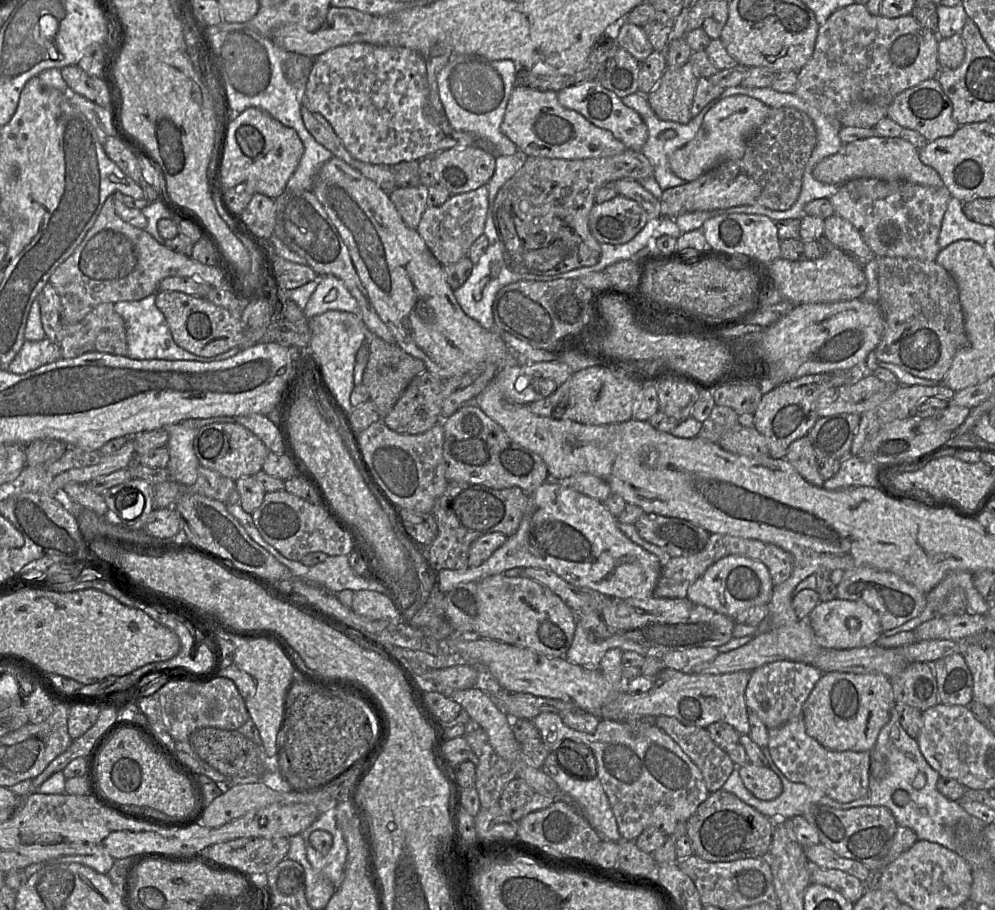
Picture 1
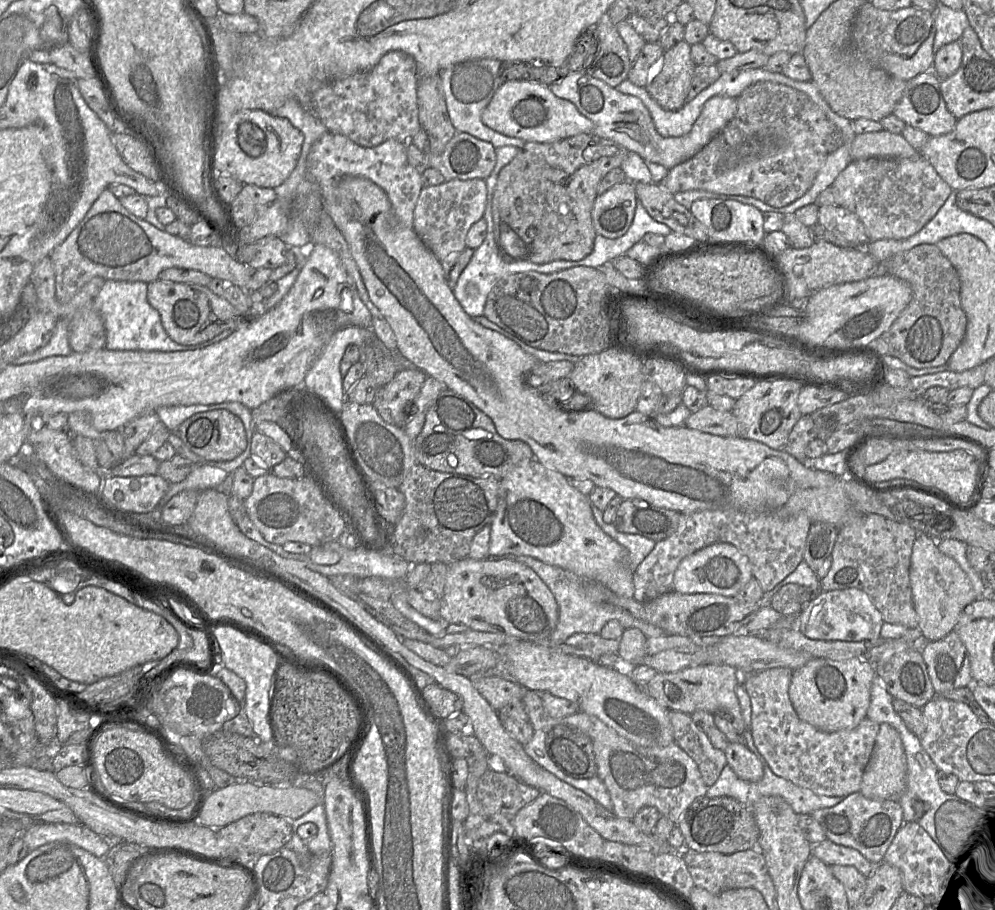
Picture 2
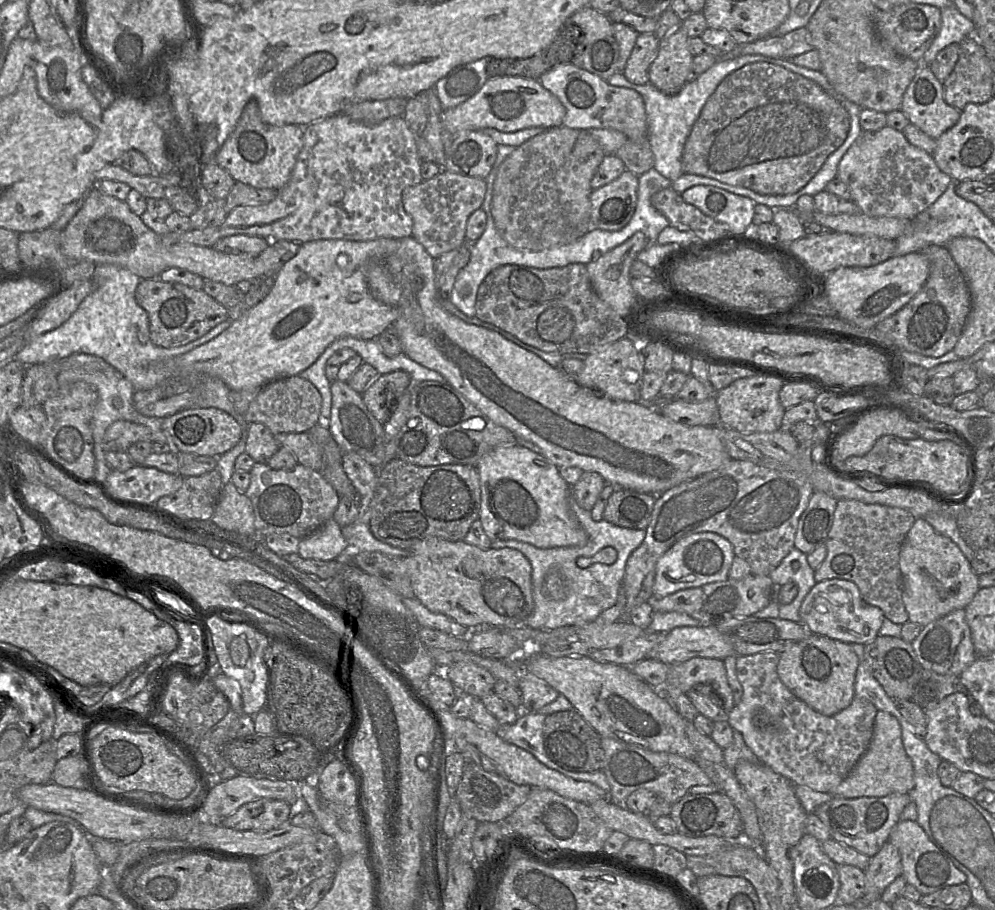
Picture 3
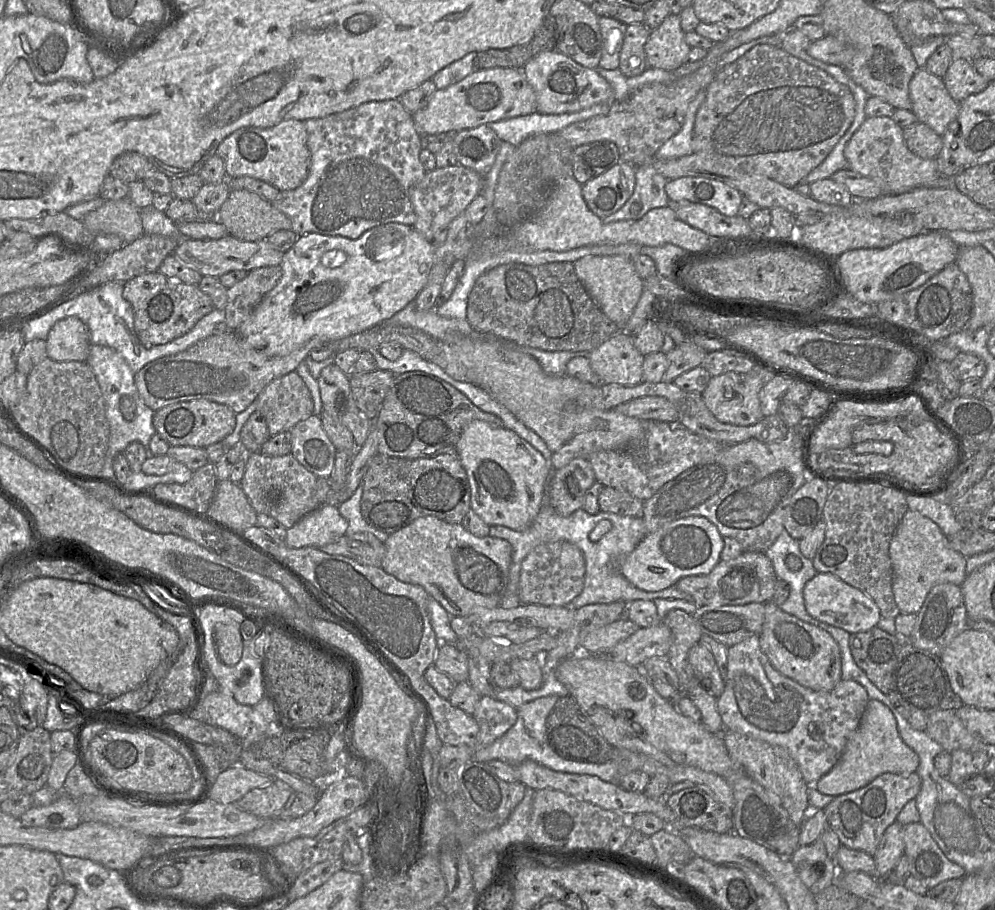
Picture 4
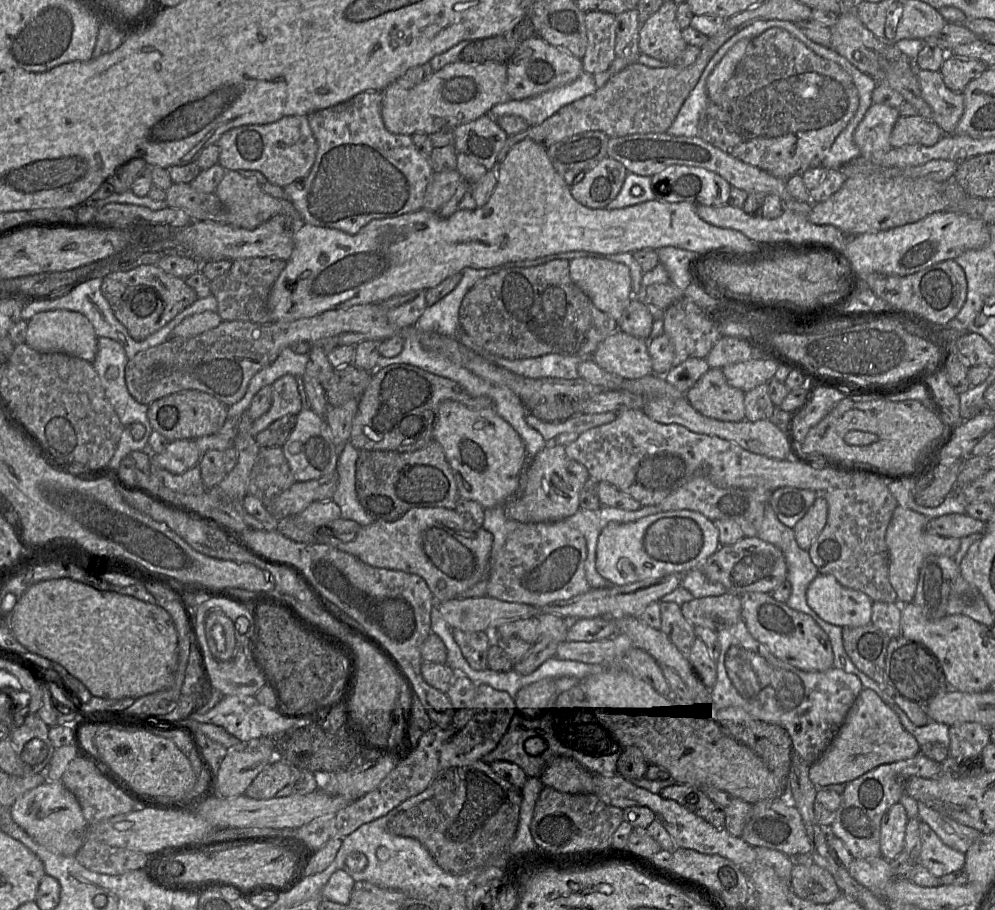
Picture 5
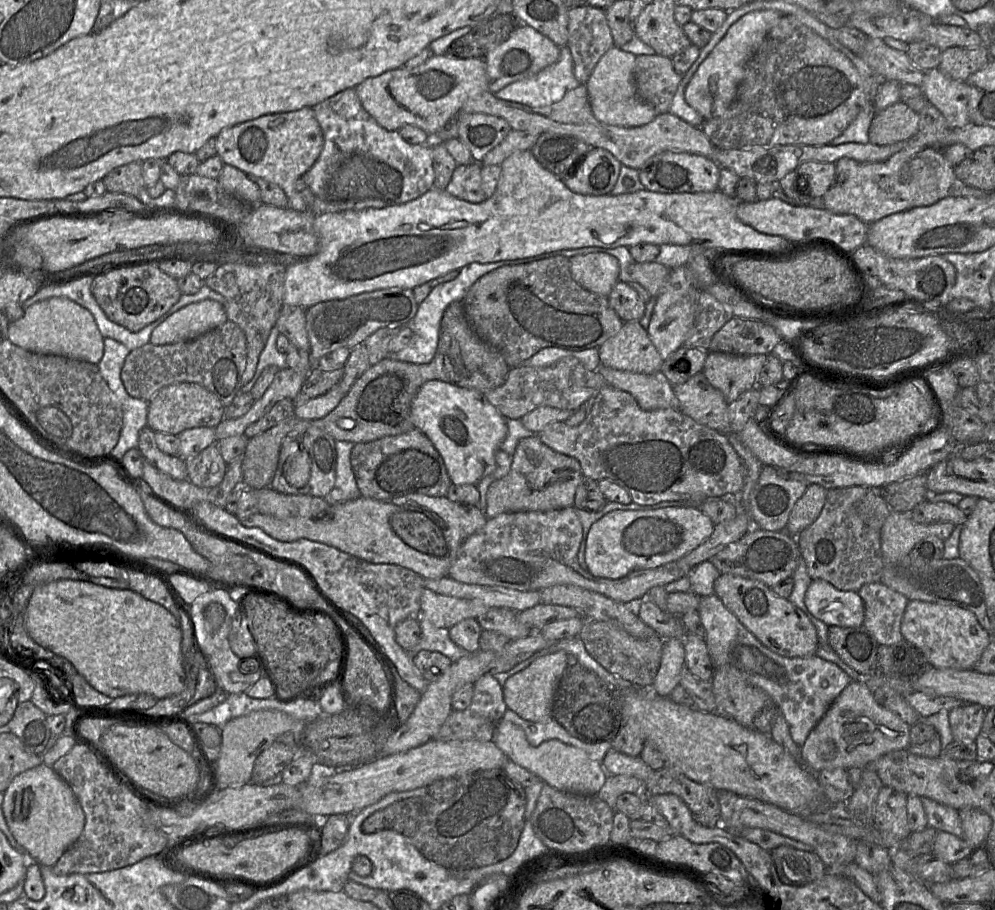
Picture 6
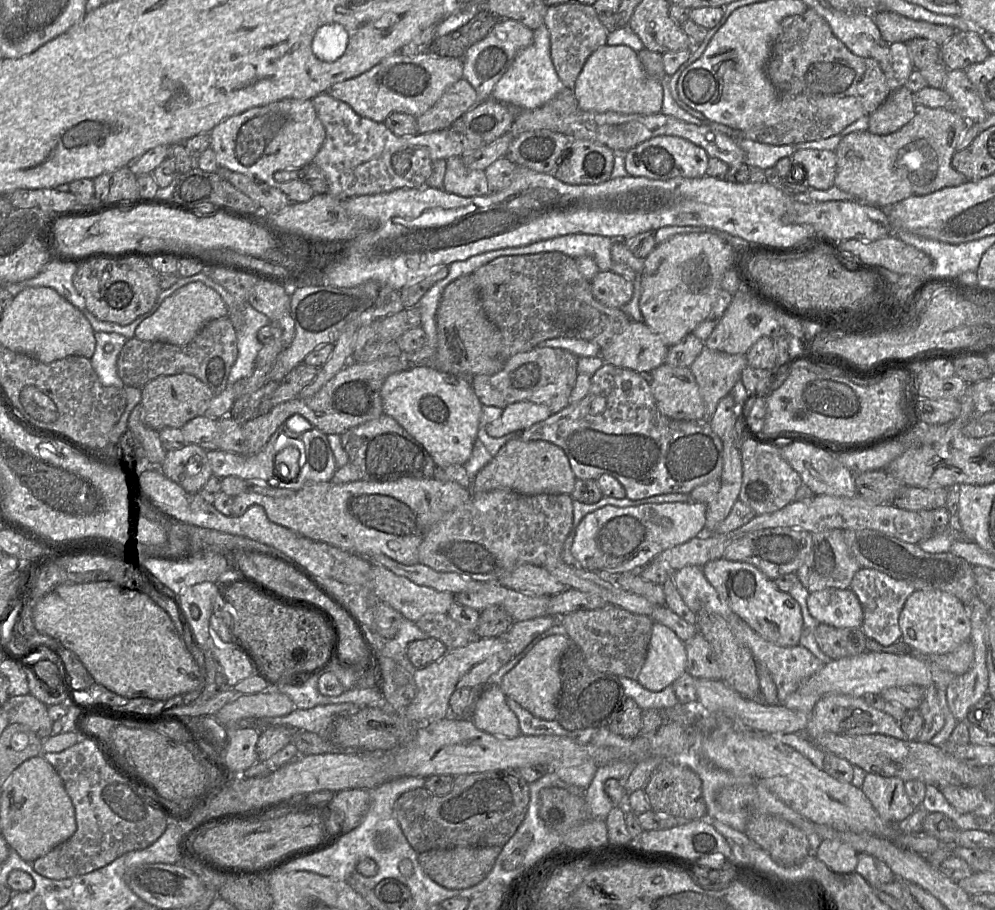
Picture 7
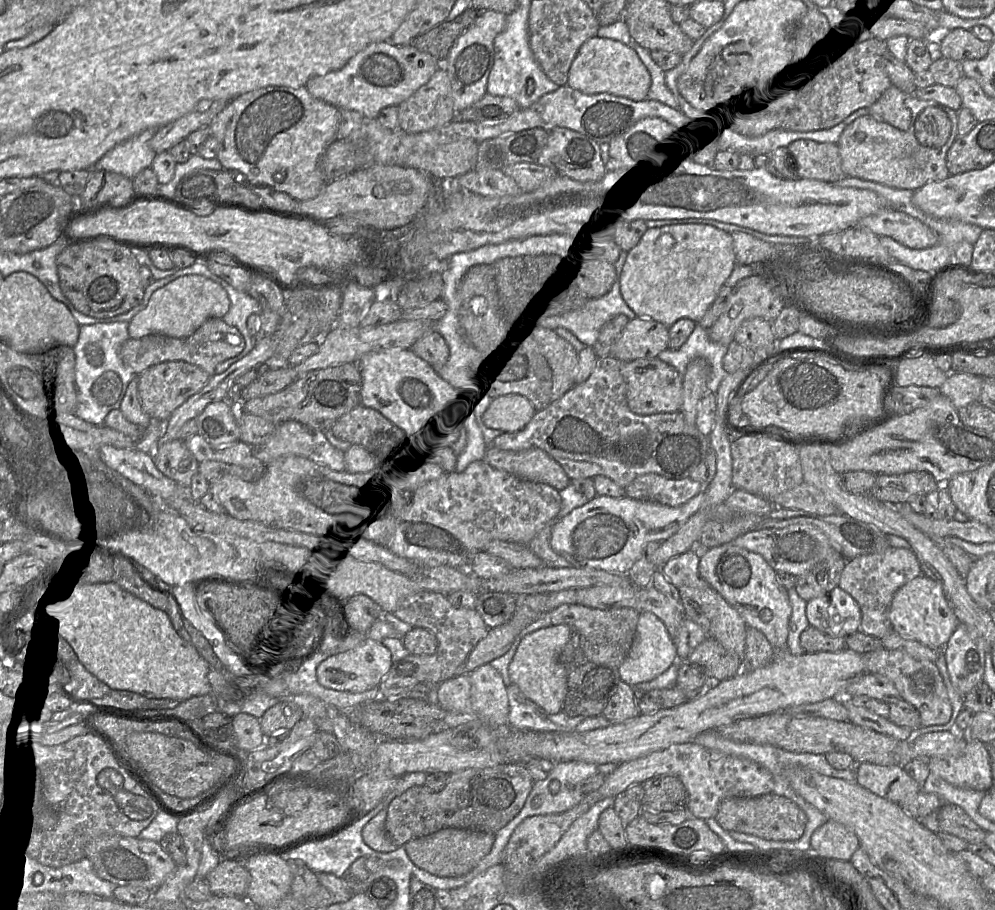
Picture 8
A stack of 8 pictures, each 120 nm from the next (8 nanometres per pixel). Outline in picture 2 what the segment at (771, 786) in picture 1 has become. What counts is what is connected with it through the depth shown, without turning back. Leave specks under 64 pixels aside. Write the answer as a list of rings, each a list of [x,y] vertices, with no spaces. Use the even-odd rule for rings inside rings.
[[[729,742],[724,750],[727,763],[741,780],[759,782],[763,777],[763,766],[756,755],[742,743]]]

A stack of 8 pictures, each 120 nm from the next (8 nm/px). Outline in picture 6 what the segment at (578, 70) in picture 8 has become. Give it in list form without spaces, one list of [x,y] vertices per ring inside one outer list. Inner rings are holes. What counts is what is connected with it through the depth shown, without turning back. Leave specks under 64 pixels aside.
[[[611,47],[598,61],[585,83],[593,115],[600,122],[621,126],[639,127],[648,124],[656,116],[656,110],[641,101],[637,95],[634,79],[636,56],[619,47]]]

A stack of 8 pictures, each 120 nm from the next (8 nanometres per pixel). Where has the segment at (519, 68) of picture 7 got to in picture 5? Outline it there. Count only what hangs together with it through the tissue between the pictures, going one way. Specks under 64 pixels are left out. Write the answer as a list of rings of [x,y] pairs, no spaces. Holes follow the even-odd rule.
[[[582,72],[580,76],[563,86],[546,91],[532,98],[511,99],[494,106],[490,116],[495,120],[501,116],[513,115],[523,118],[529,125],[536,126],[555,114],[562,107],[593,94],[598,89],[594,77]]]

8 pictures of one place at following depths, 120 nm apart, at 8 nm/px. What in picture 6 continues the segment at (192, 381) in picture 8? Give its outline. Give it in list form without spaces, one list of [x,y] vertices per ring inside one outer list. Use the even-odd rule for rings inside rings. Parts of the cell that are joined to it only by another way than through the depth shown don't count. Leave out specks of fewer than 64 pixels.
[[[181,382],[165,386],[158,390],[148,402],[147,425],[154,432],[178,435],[180,432],[196,427],[216,428],[224,418],[225,407],[220,400],[205,387],[197,383]]]

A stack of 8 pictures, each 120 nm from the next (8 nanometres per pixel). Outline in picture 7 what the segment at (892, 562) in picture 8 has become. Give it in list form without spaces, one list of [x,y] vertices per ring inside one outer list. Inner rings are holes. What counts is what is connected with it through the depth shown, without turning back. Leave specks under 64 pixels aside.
[[[861,567],[854,575],[849,589],[855,593],[862,606],[861,629],[866,637],[883,646],[890,646],[900,641],[902,633],[899,627],[899,615],[914,588],[877,570]]]

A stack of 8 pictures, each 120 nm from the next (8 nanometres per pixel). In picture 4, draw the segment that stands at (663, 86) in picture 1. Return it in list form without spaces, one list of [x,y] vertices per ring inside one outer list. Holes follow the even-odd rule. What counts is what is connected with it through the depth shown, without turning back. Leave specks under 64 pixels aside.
[[[671,13],[659,27],[650,31],[644,49],[649,67],[666,71],[675,71],[686,64],[688,62],[691,47],[685,39],[685,33],[681,27],[680,16]]]

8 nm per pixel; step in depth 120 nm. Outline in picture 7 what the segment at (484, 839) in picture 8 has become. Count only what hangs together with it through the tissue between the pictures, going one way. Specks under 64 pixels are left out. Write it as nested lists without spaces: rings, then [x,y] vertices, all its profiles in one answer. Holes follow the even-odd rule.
[[[456,847],[418,854],[424,871],[439,885],[464,889],[482,881],[494,866],[501,847]]]

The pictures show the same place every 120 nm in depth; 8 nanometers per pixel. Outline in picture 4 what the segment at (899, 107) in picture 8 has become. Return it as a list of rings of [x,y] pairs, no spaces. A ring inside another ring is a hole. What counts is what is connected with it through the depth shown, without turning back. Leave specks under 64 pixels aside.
[[[922,122],[903,128],[903,138],[908,149],[924,159],[935,159],[941,152],[942,136]]]

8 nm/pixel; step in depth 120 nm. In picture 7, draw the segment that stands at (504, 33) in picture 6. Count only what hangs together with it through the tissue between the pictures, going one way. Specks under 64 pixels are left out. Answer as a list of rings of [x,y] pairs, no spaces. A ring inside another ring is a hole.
[[[481,10],[465,25],[446,35],[436,36],[429,52],[442,57],[463,59],[466,51],[484,39],[500,19],[487,10]]]

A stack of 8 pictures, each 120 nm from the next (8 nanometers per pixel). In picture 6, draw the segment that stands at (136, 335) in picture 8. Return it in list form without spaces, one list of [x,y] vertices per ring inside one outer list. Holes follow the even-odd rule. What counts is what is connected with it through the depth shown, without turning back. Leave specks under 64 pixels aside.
[[[217,301],[191,303],[159,324],[152,331],[149,343],[165,345],[192,340],[227,320],[224,306]]]

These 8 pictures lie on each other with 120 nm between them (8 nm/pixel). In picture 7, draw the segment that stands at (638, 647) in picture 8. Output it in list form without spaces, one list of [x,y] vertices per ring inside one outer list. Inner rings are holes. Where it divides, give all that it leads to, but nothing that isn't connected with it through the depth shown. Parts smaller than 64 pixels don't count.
[[[654,622],[646,660],[637,678],[638,683],[658,692],[673,685],[685,671],[685,643],[670,628]]]

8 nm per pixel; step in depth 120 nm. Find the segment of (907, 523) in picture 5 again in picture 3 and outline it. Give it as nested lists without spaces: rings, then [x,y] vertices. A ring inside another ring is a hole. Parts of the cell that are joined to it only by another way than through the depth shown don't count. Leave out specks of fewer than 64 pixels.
[[[915,519],[900,551],[902,599],[909,620],[922,628],[958,609],[965,609],[979,590],[978,576],[958,546],[936,532],[924,519]]]

